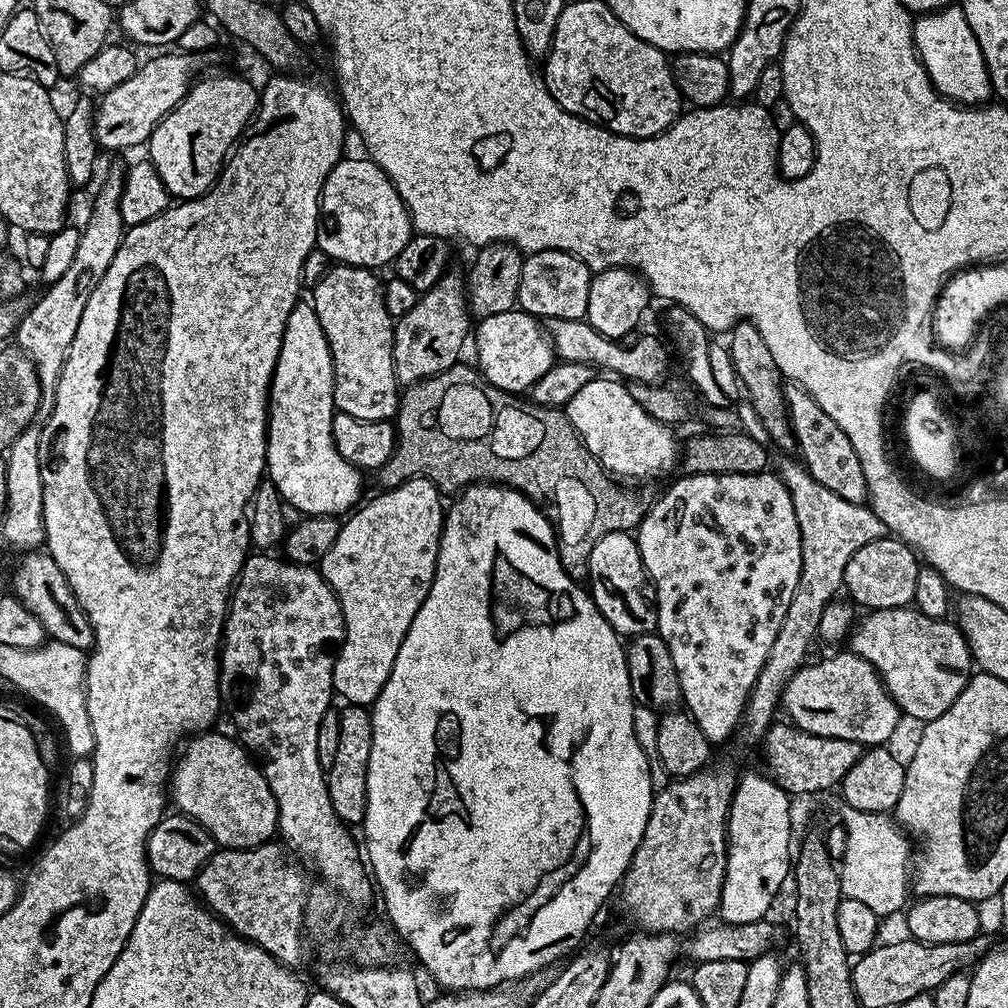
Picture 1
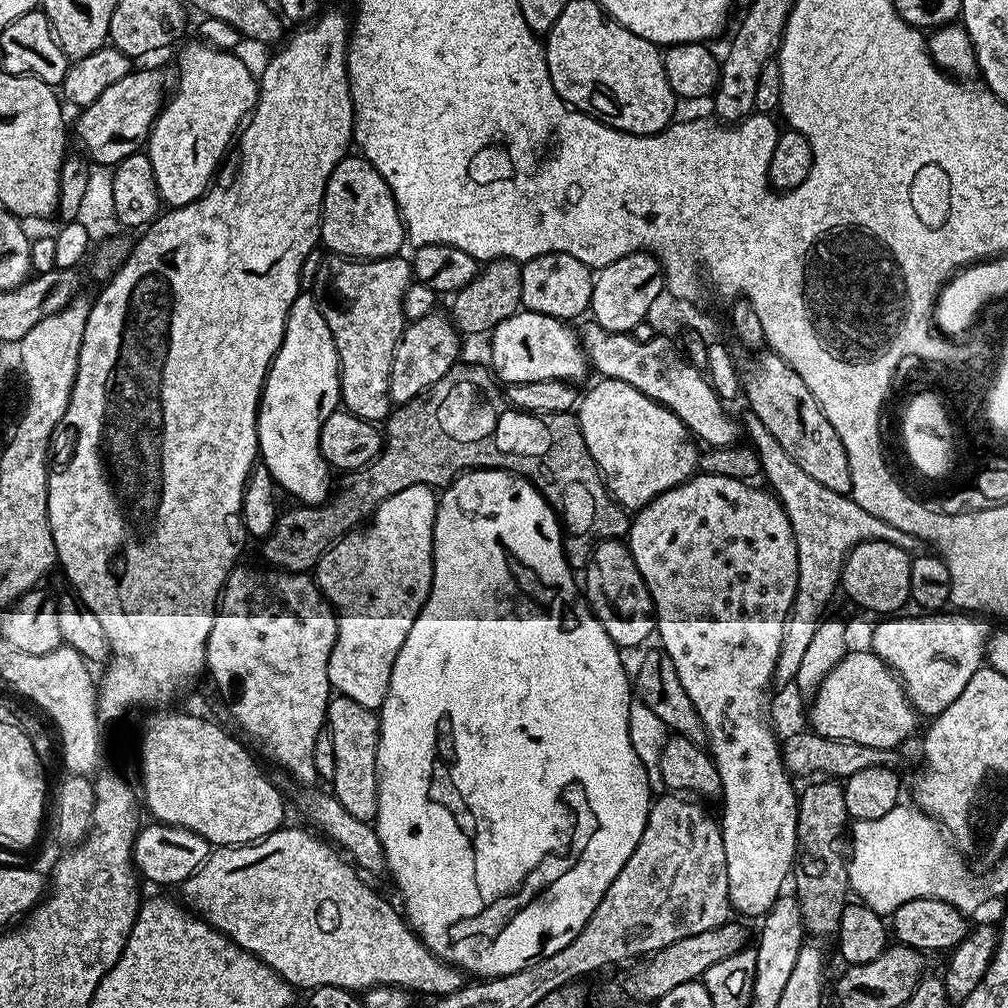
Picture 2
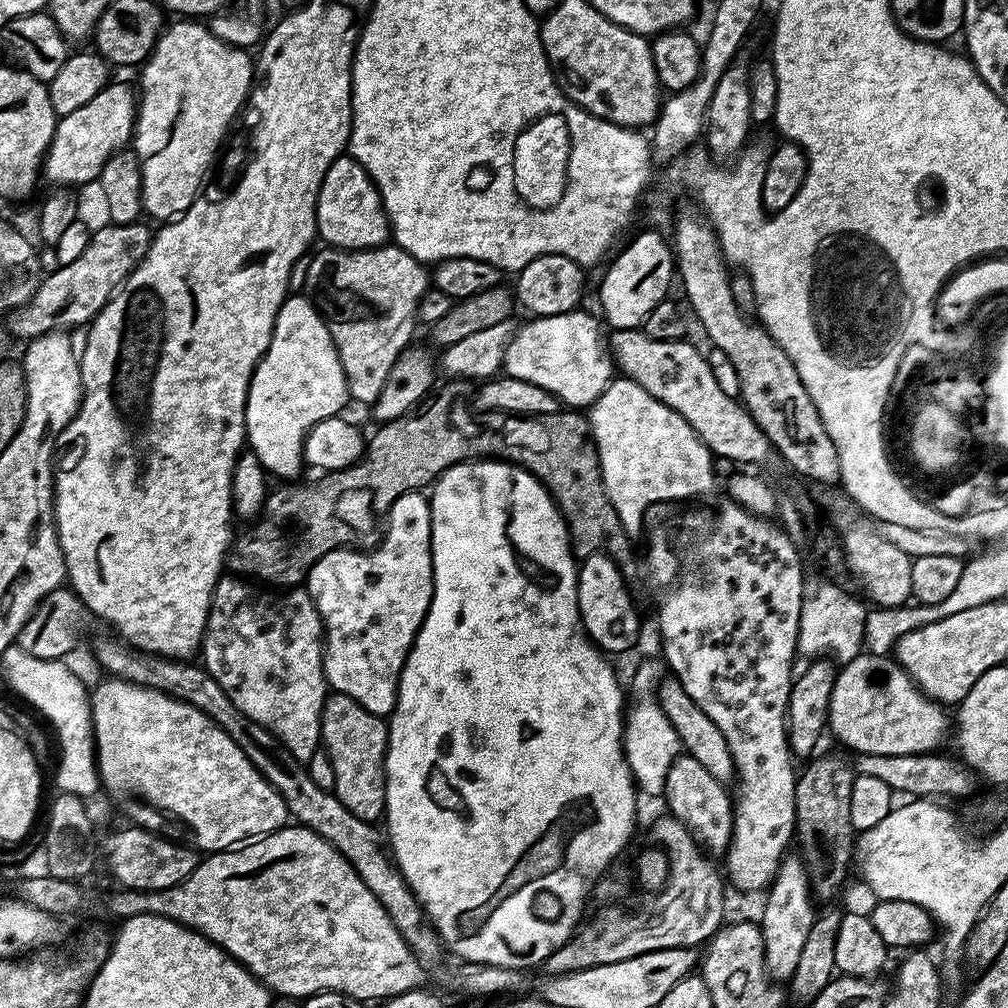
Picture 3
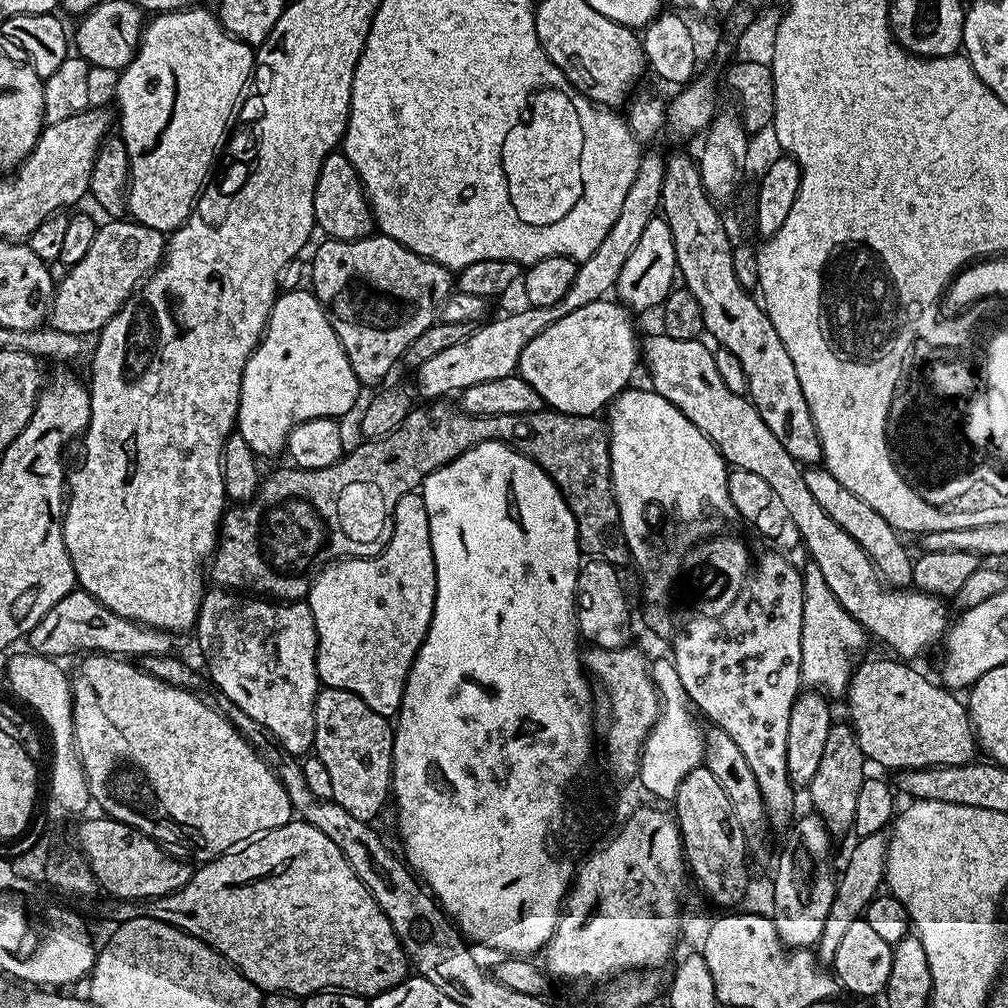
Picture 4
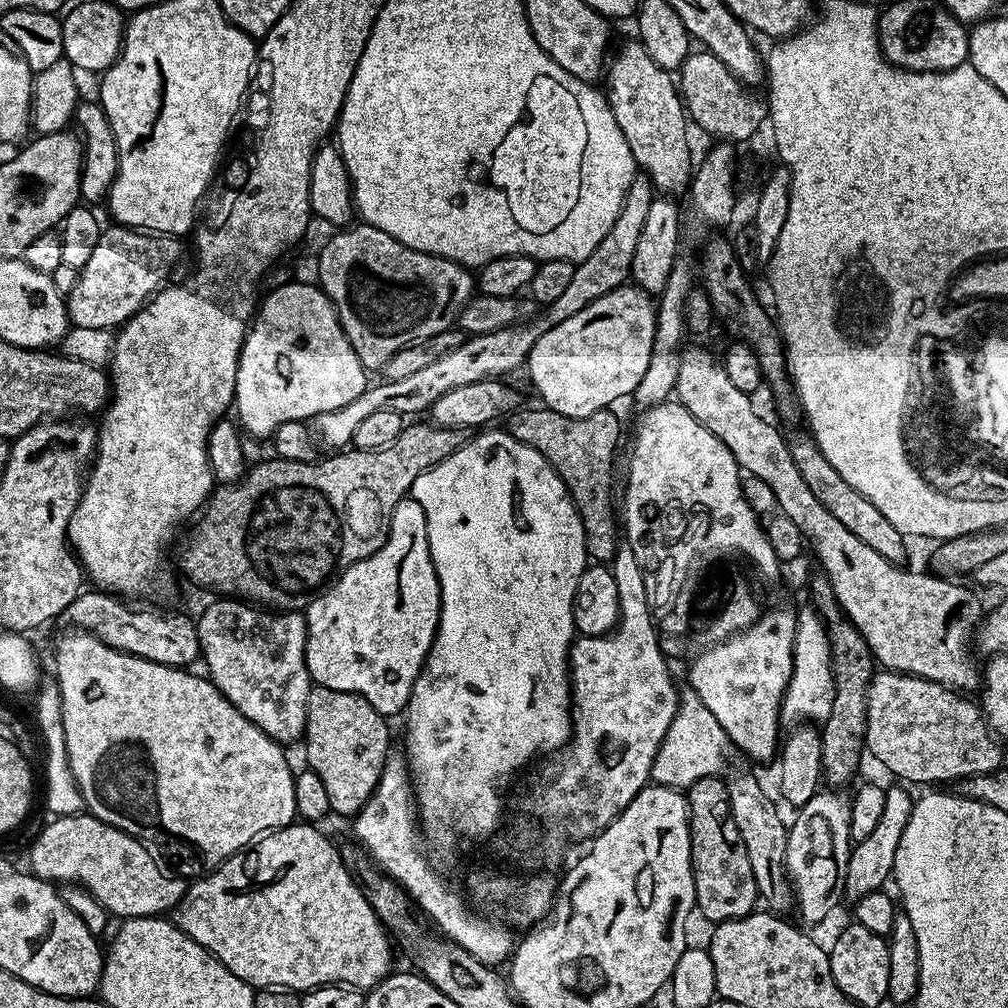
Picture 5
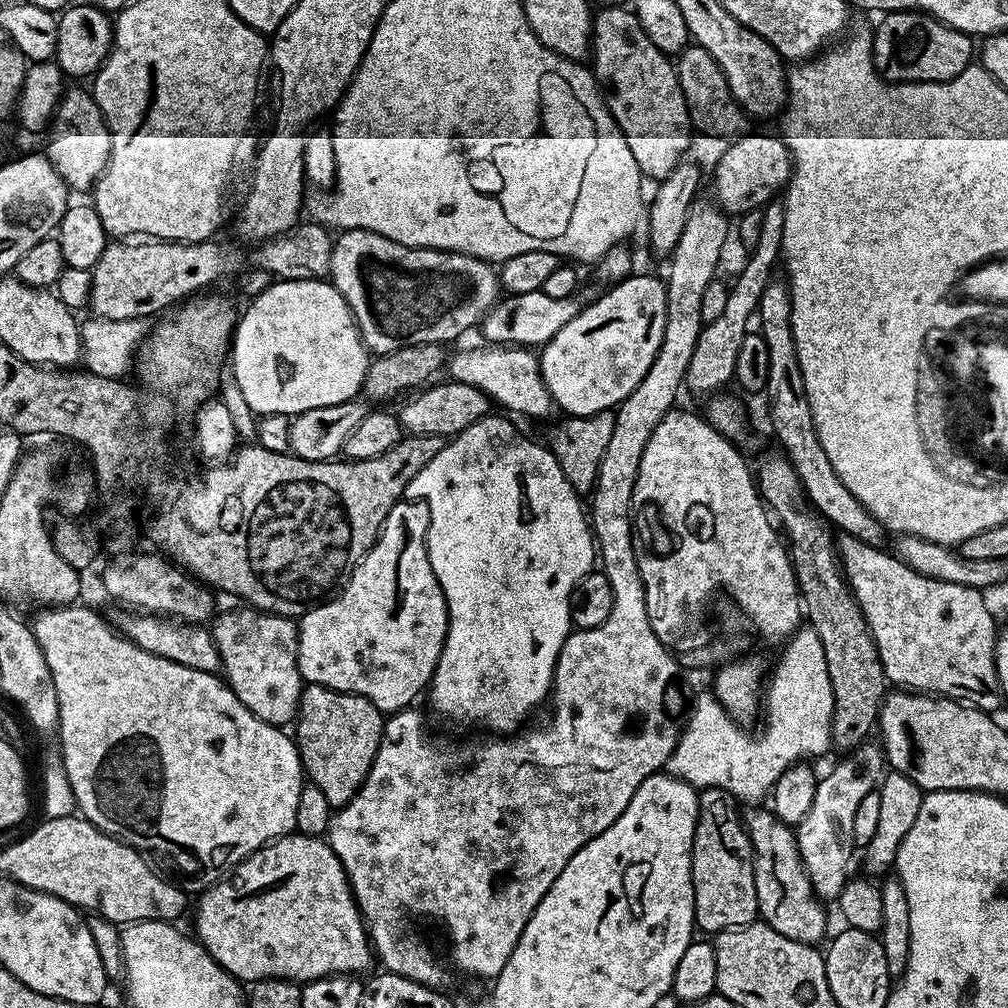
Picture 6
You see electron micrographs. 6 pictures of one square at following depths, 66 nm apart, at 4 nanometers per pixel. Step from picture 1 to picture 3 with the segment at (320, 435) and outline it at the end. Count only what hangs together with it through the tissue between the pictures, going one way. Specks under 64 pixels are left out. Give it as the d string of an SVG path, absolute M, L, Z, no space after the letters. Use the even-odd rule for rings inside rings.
M292 294L285 300L283 306L278 310L278 318L274 322L274 334L270 338L270 346L266 350L266 354L258 362L258 366L254 370L252 375L252 381L250 382L250 390L248 391L248 401L246 402L246 430L248 435L246 437L247 447L257 458L262 462L264 471L271 474L273 477L284 476L280 478L296 478L300 472L300 468L305 467L304 462L304 439L306 434L312 427L318 422L322 422L326 418L331 416L341 415L345 410L344 403L349 403L350 397L348 395L348 383L344 377L344 371L342 370L342 362L338 358L338 350L334 346L332 341L332 335L328 329L328 323L325 322L323 316L320 315L320 309L312 303L311 299L304 294Z

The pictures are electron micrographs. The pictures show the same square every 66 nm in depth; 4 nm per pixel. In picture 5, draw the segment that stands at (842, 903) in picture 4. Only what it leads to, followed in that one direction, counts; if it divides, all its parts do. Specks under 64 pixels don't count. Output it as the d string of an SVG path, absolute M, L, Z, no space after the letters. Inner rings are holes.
M885 787L886 806L882 809L880 821L874 826L874 831L868 837L853 843L850 862L846 866L845 901L855 902L866 898L866 894L881 891L887 880L889 883L894 870L894 854L898 854L898 842L902 842L902 833L906 831L906 822L910 822L914 803L914 796L907 792L907 787L896 787L900 788Z

